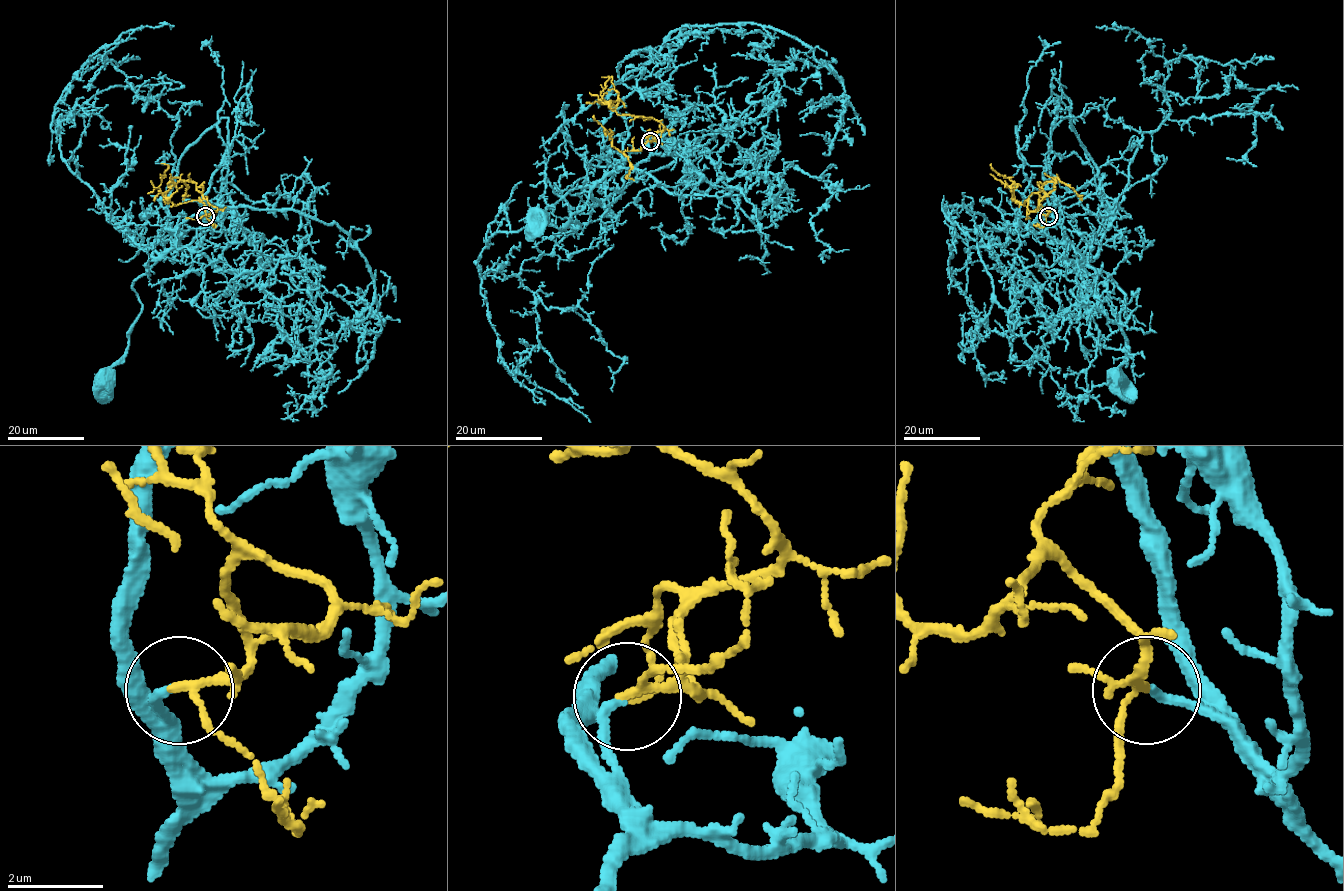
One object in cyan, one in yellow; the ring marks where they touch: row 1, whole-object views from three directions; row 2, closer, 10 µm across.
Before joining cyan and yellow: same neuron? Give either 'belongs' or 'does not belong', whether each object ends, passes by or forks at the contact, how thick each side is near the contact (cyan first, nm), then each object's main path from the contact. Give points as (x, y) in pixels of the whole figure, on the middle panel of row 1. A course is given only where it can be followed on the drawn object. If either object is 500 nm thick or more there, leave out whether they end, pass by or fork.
belongs; cyan ends there; yellow passes by; 180 nm thick on the cyan side, 150 nm on the other; cyan runs (650, 142), (647, 159), (609, 171), (590, 191), (569, 218), (580, 227), (540, 221); yellow runs (650, 141), (657, 141), (654, 136), (664, 127), (653, 118), (618, 114), (599, 103), (609, 78), (601, 77)

